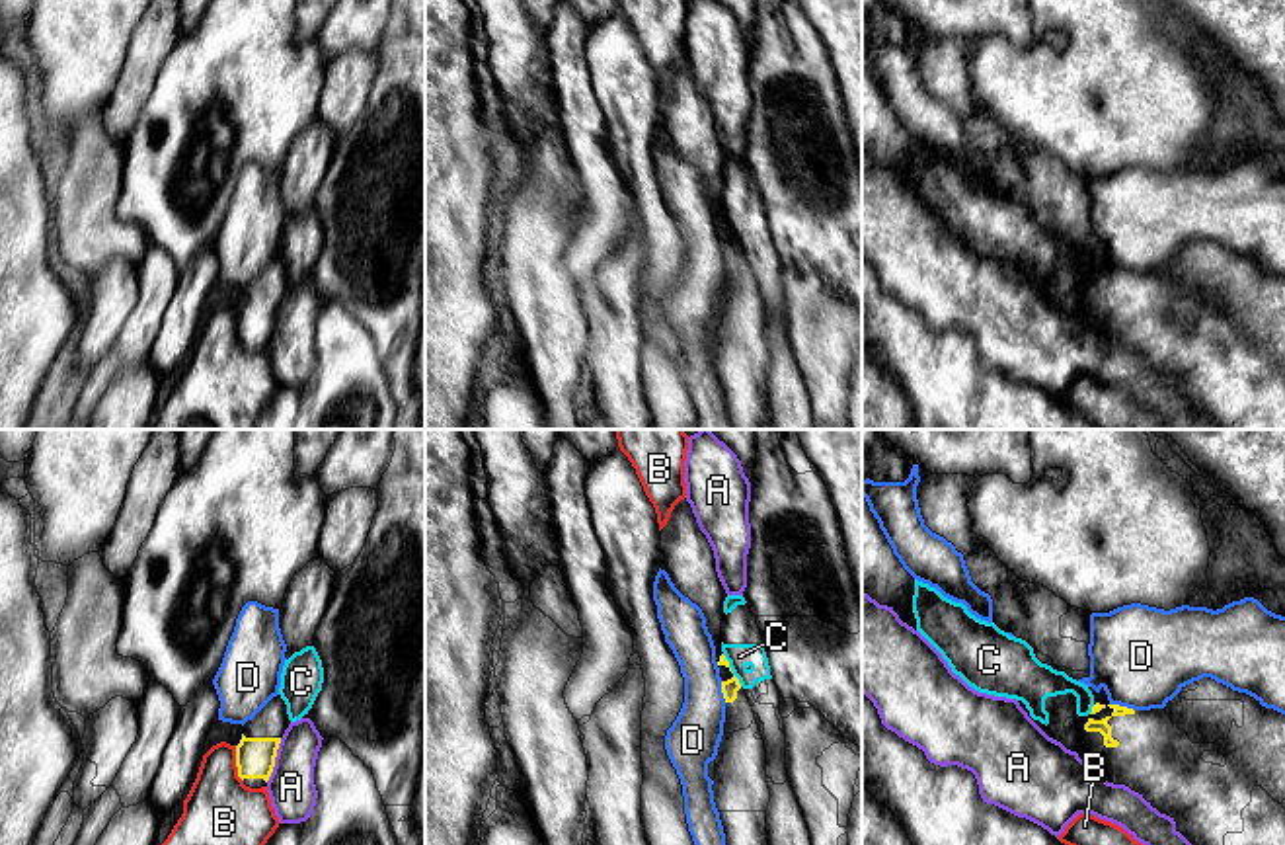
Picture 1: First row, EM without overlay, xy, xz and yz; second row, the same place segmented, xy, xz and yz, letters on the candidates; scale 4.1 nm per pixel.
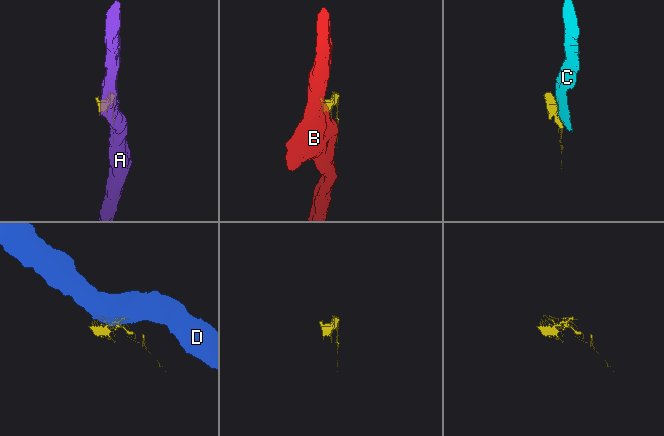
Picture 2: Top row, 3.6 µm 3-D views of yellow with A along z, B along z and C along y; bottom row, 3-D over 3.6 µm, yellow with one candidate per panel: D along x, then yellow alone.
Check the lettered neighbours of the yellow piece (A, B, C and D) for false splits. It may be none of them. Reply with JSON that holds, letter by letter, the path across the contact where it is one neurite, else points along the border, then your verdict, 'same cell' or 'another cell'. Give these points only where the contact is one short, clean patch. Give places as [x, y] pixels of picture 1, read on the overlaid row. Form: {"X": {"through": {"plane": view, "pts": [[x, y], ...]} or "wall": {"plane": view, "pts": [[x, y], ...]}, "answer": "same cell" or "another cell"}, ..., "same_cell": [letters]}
{"A": {"answer": "another cell"}, "B": {"wall": {"plane": "xy", "pts": [[234, 746], [236, 775], [242, 781]]}, "answer": "another cell"}, "C": {"wall": {"plane": "xz", "pts": [[722, 654], [741, 685]]}, "answer": "another cell"}, "D": {"answer": "another cell"}, "same_cell": []}

